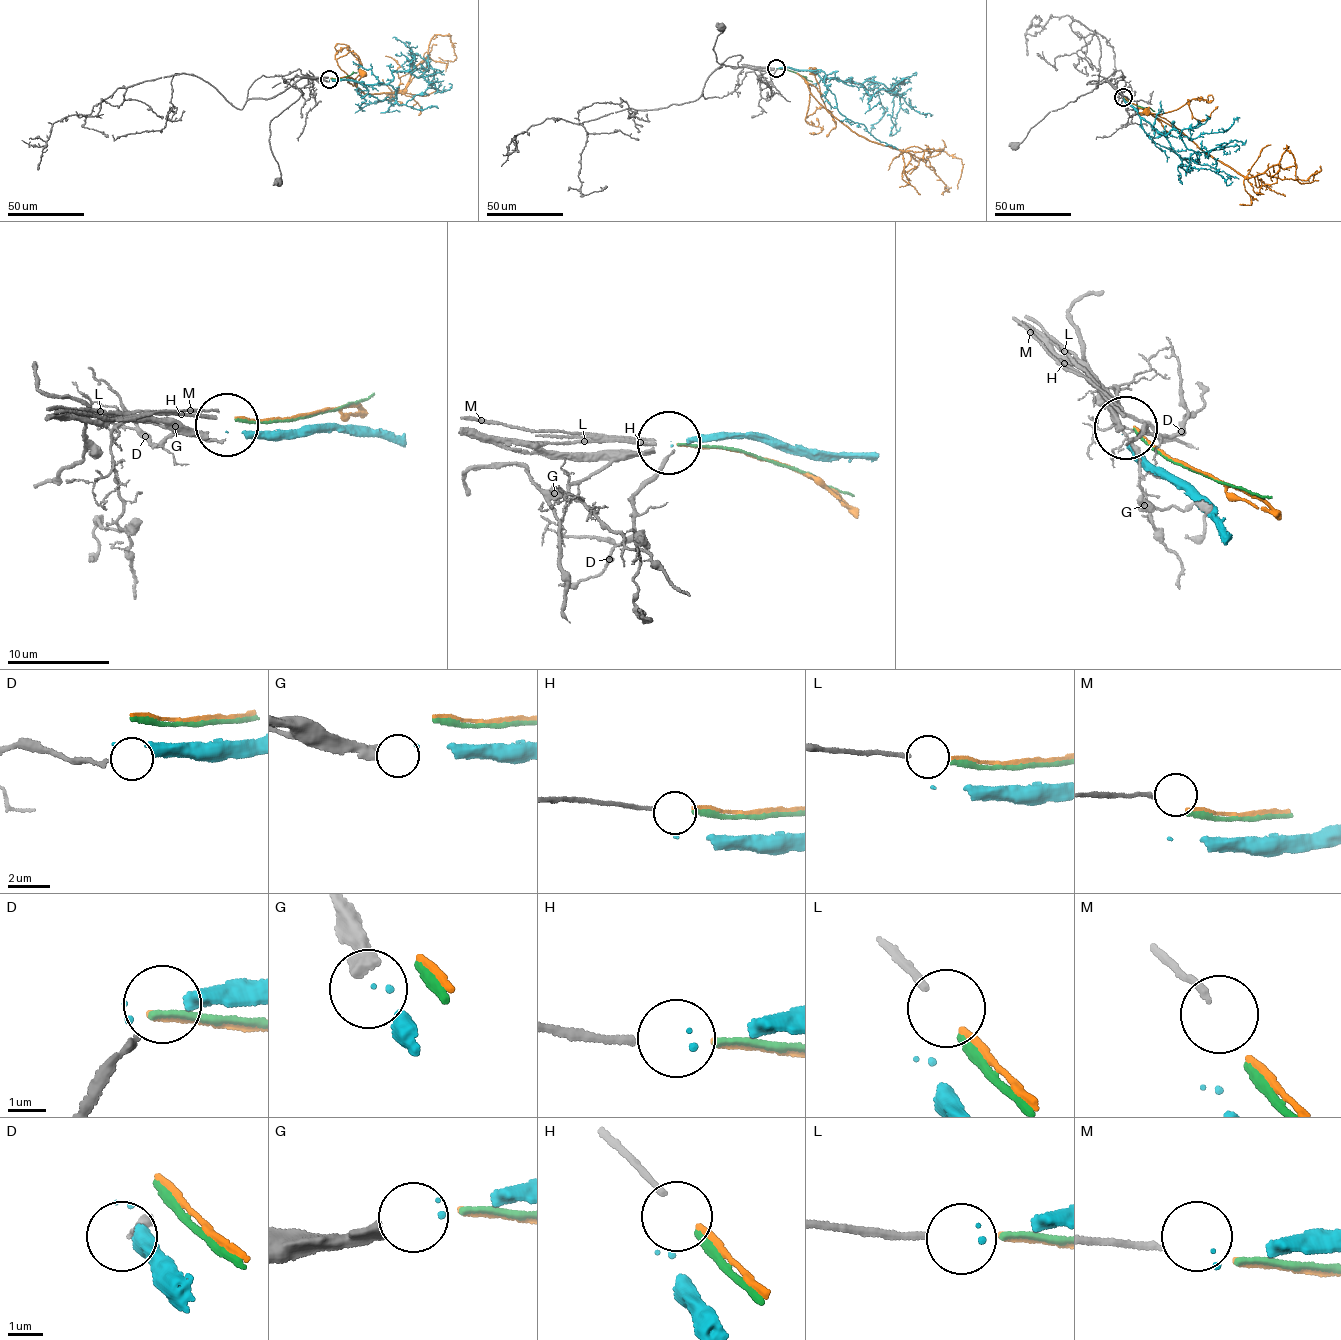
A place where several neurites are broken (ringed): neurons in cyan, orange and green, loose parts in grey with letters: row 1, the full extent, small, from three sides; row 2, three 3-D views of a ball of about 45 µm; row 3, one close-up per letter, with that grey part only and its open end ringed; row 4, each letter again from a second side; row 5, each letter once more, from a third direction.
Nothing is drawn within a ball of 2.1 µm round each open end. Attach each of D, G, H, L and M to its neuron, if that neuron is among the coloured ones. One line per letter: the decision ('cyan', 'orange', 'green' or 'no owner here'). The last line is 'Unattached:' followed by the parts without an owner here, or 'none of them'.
D: no owner here
G: cyan
H: green
L: orange
M: no owner here
Unattached: D, M

